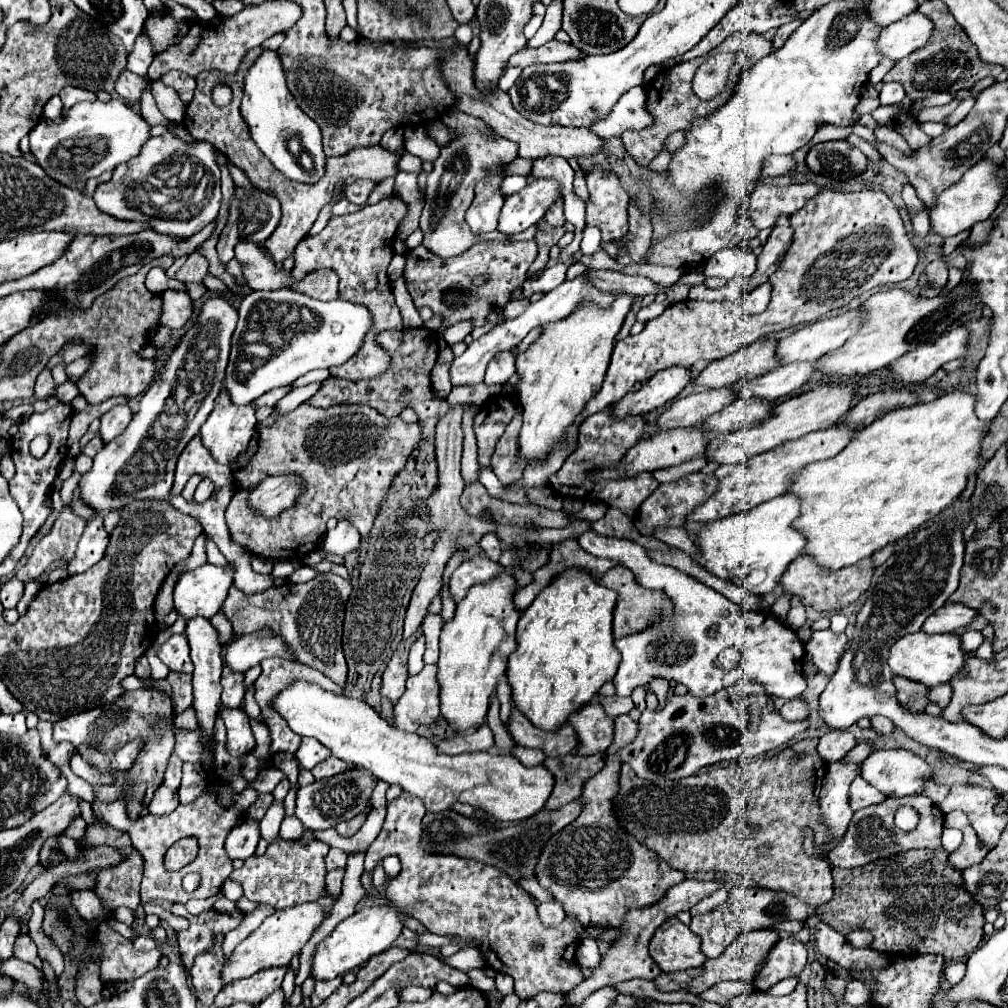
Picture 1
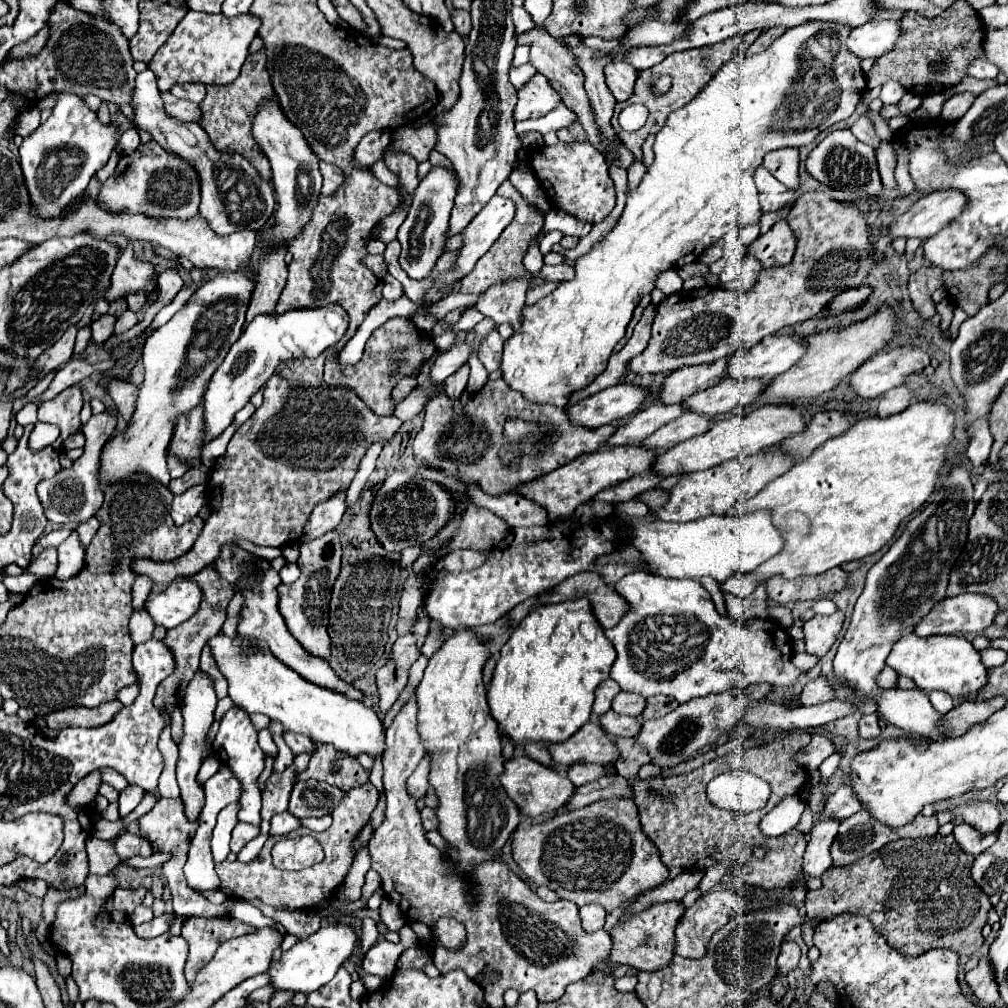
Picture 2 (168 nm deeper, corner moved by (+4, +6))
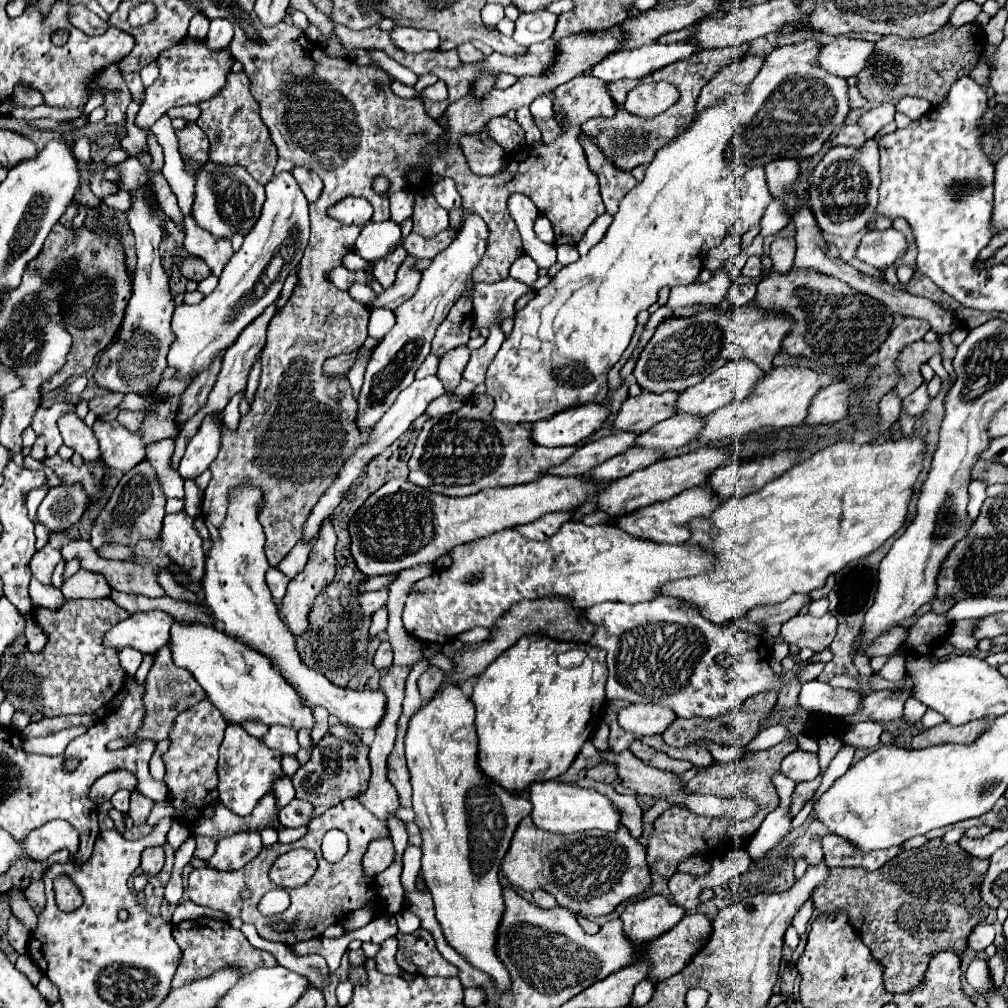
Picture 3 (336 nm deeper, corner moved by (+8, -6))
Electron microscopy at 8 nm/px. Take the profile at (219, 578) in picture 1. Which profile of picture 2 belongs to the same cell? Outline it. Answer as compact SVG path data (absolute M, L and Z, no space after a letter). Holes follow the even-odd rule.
M180 576L170 584L170 588L166 588L166 592L150 594L144 610L150 614L156 626L170 630L186 622L198 610L198 600L200 592L196 584L190 584L186 576Z

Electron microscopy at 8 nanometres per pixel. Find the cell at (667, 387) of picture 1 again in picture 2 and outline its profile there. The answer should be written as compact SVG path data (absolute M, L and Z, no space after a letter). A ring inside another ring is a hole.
M616 384L592 394L572 408L566 410L570 424L582 428L600 428L602 424L612 424L614 420L634 414L634 410L644 402L646 390L630 384Z

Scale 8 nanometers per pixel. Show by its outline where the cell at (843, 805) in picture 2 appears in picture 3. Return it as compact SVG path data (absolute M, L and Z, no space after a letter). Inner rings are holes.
M814 820L812 824L810 824L810 828L806 830L806 834L802 836L802 838L798 838L796 842L794 842L794 846L792 848L788 848L788 858L794 858L794 860L798 860L798 858L806 858L808 860L808 864L818 864L820 860L822 860L822 846L820 846L820 840L822 840L822 836L826 836L828 832L826 832L826 828L822 828L822 824L818 824L818 820Z

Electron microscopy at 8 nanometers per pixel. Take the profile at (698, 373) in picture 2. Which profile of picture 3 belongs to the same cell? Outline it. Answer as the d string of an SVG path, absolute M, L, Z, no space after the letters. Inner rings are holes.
M646 392L628 398L622 404L620 414L614 420L614 426L618 430L646 432L646 428L652 428L654 424L674 416L674 400L678 400L678 394L682 392L664 392L664 394Z

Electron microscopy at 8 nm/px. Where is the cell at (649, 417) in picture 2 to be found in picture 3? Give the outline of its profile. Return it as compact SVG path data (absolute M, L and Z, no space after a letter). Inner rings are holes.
M616 432L612 436L584 444L570 456L570 460L566 460L566 464L560 464L548 472L556 474L556 476L586 474L586 472L590 472L590 468L596 468L596 464L602 464L604 460L630 450L634 446L636 438L638 438L636 432Z

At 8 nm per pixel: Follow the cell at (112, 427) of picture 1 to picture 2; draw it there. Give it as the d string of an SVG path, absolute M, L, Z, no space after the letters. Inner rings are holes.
M102 412L92 416L84 426L82 426L82 434L86 436L86 444L84 444L84 454L72 464L72 468L68 470L60 470L56 472L54 478L44 480L42 484L38 484L38 498L42 502L44 514L50 522L60 524L60 526L76 526L86 522L88 518L92 518L98 508L102 506L104 500L104 492L102 492L102 484L100 484L100 452L104 448L104 444L108 442L110 434L116 428L116 416L110 412Z

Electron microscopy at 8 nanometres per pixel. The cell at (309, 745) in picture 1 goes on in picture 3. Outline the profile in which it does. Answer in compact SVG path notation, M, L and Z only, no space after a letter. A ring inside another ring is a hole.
M280 724L270 726L268 734L262 738L262 742L268 748L278 748L282 754L290 754L294 756L298 752L298 740L296 740L296 732L290 728L284 728Z

